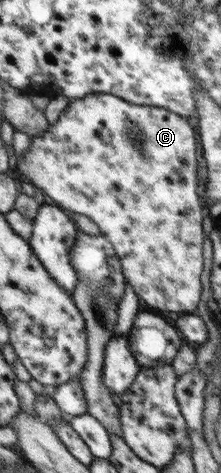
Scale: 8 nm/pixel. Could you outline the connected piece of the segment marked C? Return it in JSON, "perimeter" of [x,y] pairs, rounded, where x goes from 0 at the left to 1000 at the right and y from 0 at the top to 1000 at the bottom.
{"perimeter":[[[398,199],[371,209],[330,209],[299,224],[299,230],[262,247],[262,256],[222,260],[213,277],[190,285],[140,290],[145,311],[136,319],[81,340],[81,357],[118,370],[140,389],[195,402],[195,406],[244,423],[244,429],[285,440],[303,450],[403,459],[448,482],[452,495],[507,510],[548,560],[561,567],[566,592],[579,594],[593,611],[665,645],[701,653],[751,653],[751,658],[864,658],[878,662],[896,641],[914,641],[914,514],[923,514],[923,480],[914,480],[914,433],[896,416],[896,298],[887,281],[860,268],[837,247],[796,243],[733,226],[688,226],[661,220],[602,220],[552,209],[548,203],[498,199]]]}

